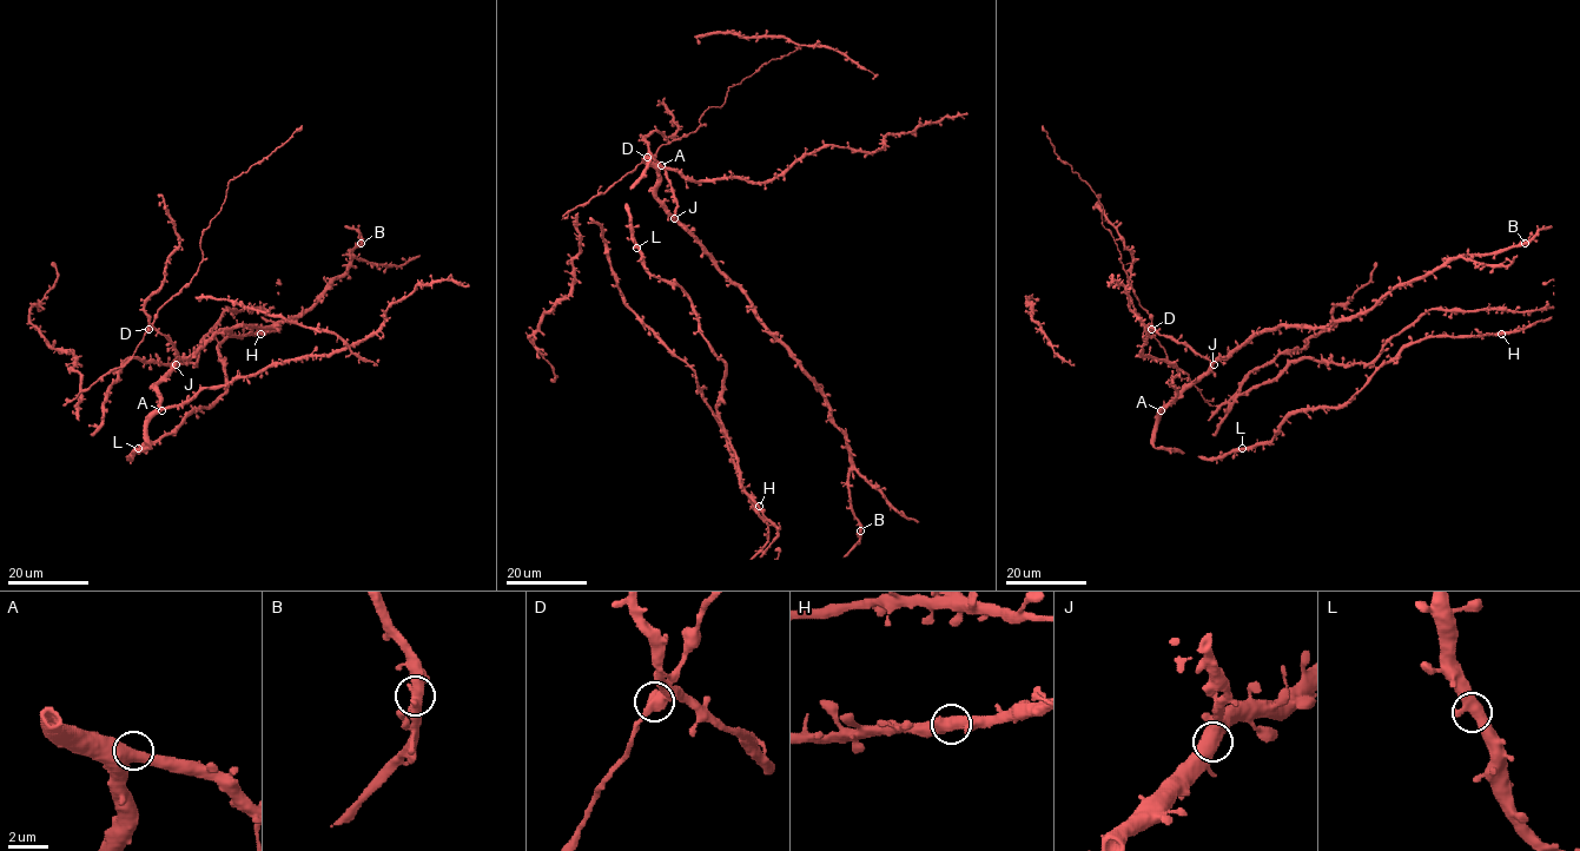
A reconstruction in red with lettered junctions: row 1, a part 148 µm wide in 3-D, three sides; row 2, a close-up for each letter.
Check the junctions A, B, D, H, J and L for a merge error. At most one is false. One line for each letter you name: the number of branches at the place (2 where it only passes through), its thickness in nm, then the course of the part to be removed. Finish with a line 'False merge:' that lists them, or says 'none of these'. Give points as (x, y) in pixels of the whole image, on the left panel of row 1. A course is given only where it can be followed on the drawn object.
False merge: none of these

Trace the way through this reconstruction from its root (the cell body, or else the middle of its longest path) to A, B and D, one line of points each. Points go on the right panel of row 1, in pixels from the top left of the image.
A: (1170, 337), (1190, 345), (1210, 367), (1161, 410)
B: (1170, 337), (1210, 361), (1225, 360), (1264, 330), (1352, 320), (1453, 259), (1525, 243)
D: (1170, 337), (1151, 329)

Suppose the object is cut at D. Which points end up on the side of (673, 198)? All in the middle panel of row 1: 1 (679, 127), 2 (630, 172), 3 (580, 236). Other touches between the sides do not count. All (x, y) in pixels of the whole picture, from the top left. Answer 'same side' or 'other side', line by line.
1: same side
2: other side
3: same side

